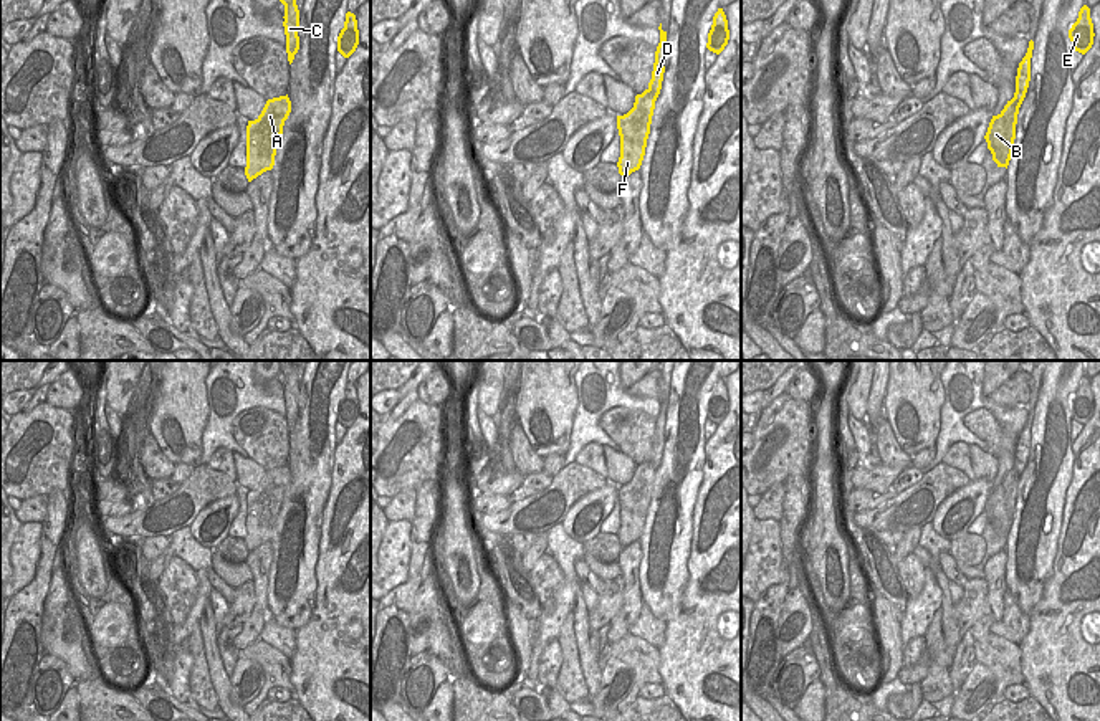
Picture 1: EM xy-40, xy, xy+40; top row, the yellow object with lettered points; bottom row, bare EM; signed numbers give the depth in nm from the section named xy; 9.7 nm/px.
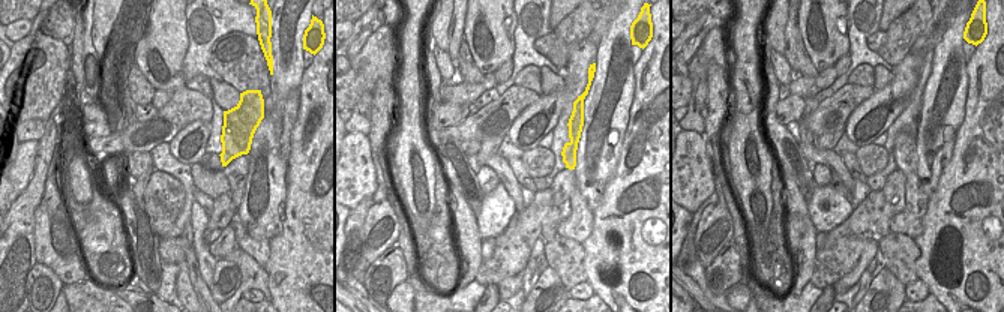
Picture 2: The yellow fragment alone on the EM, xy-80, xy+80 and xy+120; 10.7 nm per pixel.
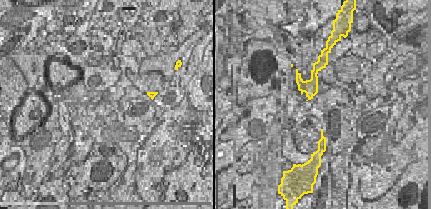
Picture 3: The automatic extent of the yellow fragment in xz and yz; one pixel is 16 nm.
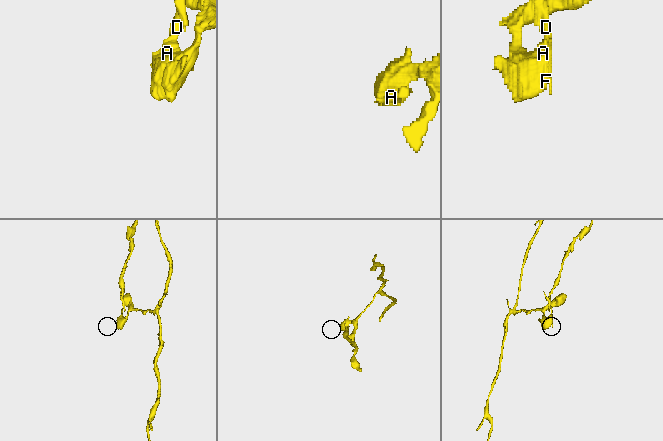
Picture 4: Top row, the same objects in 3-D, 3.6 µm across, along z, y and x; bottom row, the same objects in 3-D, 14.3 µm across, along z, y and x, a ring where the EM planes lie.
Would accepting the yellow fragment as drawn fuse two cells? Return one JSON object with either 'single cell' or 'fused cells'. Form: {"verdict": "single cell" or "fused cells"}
{"verdict": "fused cells"}

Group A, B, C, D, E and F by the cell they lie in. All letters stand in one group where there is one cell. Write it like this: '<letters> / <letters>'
A B E F / C D

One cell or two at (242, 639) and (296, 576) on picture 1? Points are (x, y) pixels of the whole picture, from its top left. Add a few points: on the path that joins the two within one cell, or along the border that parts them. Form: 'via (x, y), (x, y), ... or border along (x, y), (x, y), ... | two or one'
border along (268, 568), (267, 611) | two

